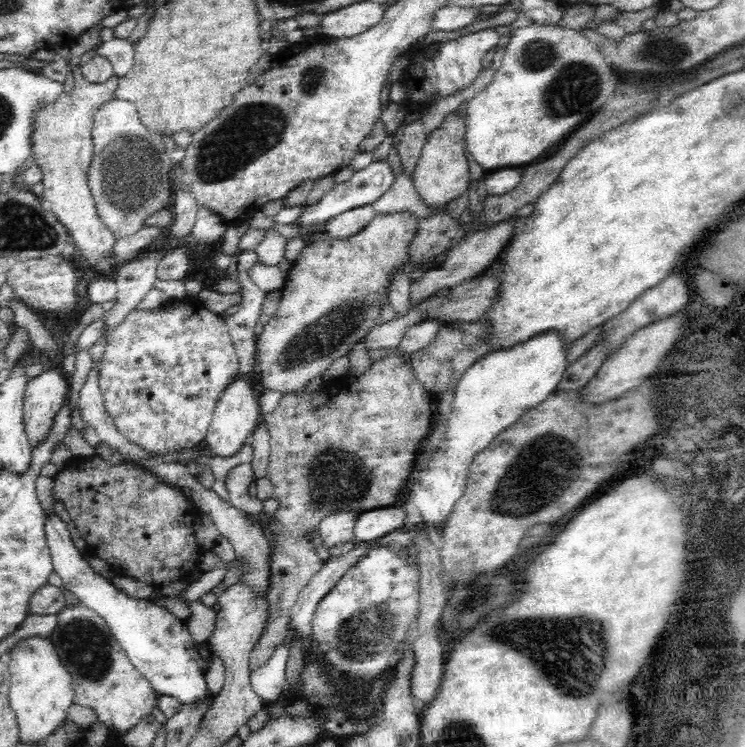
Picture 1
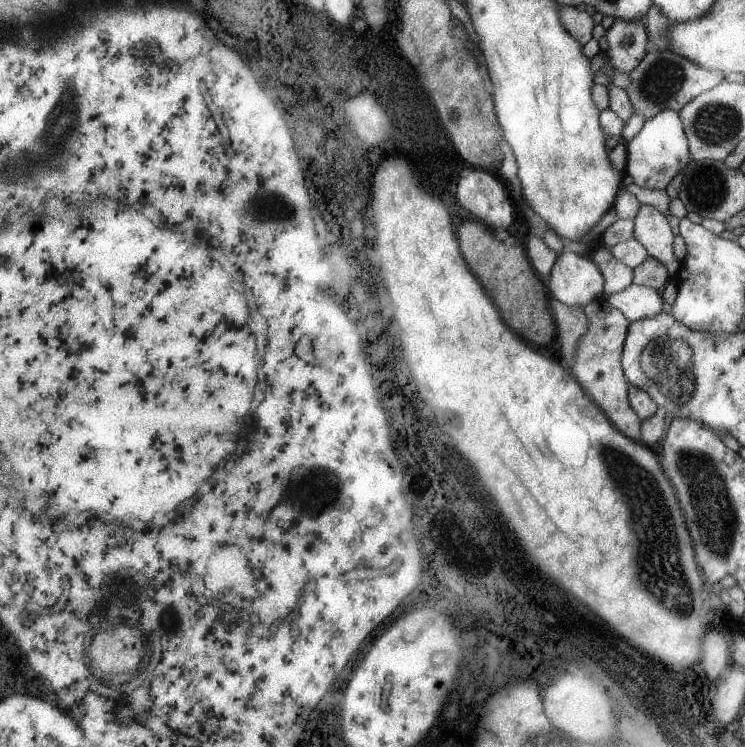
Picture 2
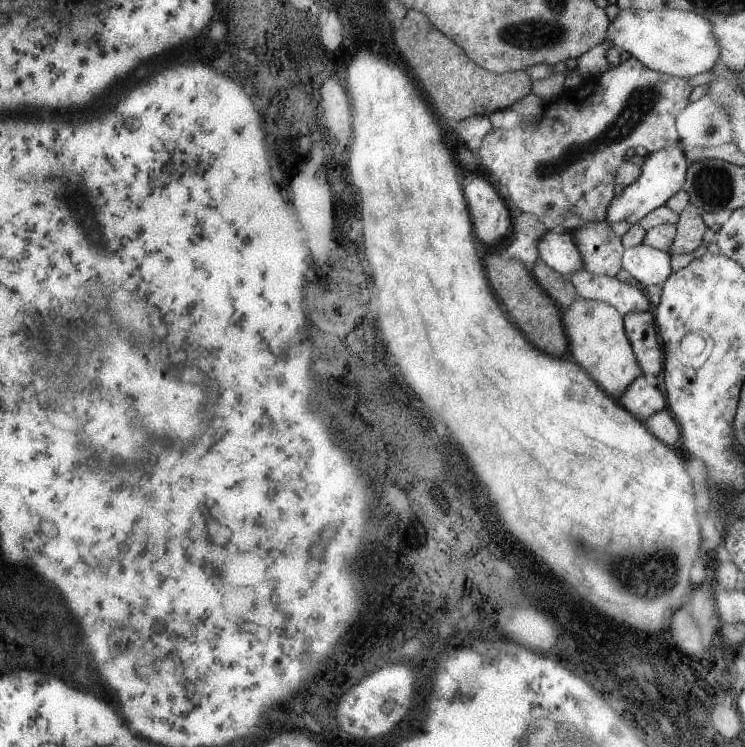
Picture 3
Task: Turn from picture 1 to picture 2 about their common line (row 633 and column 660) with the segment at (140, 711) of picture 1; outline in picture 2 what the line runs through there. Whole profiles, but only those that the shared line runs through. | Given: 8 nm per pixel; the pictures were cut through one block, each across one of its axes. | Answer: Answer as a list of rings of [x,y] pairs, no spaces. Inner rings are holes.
[[[650,49],[640,64],[638,64],[638,67],[629,76],[632,83],[626,92],[634,113],[643,115],[648,121],[663,109],[679,112],[696,96],[725,81],[726,74],[719,71],[705,70],[670,49],[666,51]]]

